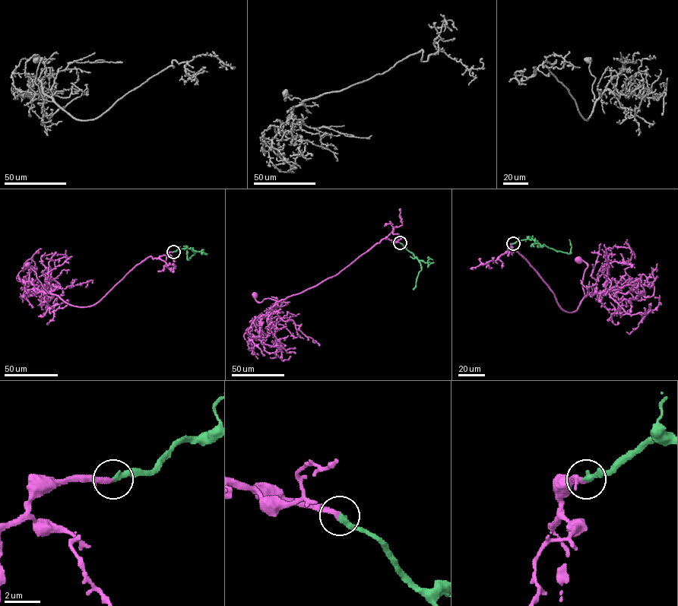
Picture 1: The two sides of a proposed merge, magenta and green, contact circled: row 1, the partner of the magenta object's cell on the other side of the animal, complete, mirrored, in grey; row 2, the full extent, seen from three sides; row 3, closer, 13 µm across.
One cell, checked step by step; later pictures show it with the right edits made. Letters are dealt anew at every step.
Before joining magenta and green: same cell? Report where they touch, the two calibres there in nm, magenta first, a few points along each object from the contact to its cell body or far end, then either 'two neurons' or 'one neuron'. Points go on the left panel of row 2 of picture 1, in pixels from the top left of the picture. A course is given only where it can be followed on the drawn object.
(173, 252) | 240/320 nm | magenta via (173, 252), (153, 258), (148, 257), (88, 306), (67, 303), (49, 293), (28, 265) | green via (173, 252), (190, 249), (194, 254), (188, 259), (188, 249) | one neuron

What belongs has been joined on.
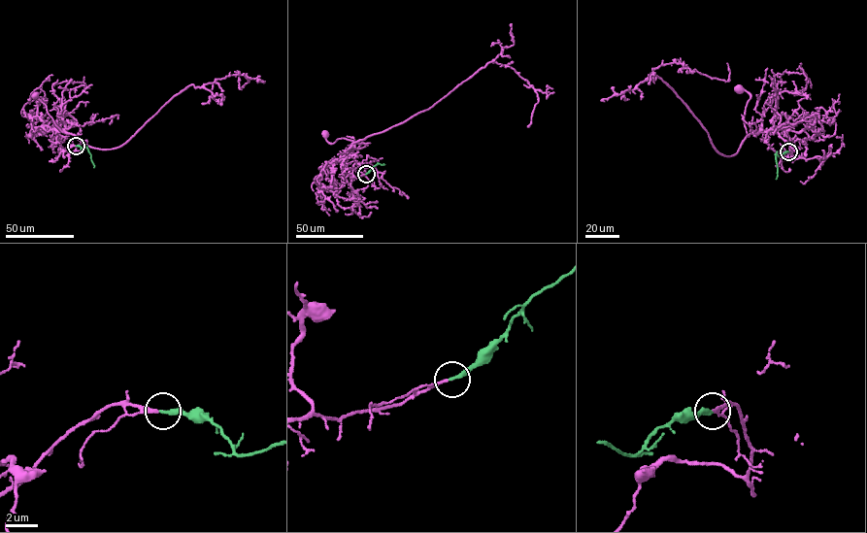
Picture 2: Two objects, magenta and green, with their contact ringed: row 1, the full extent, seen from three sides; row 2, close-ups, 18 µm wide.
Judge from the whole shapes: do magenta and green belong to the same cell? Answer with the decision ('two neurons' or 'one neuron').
one neuron

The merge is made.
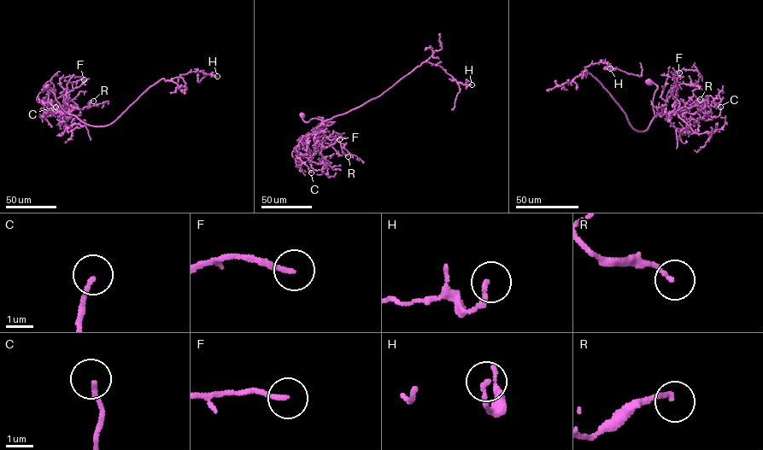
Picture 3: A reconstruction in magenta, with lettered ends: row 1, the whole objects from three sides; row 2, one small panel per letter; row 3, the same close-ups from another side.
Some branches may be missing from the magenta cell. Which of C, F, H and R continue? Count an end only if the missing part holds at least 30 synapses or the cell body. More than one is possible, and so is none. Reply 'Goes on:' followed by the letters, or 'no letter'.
Goes on: no letter

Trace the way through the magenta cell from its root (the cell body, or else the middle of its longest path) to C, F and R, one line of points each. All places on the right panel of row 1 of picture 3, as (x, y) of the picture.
C: (649, 83), (657, 87), (652, 102), (655, 116), (677, 109), (691, 113), (701, 110), (716, 117), (720, 107)
F: (649, 83), (657, 87), (652, 102), (654, 114), (661, 115), (679, 73)
R: (649, 83), (657, 87), (655, 116), (666, 111), (672, 95), (677, 110), (700, 99)

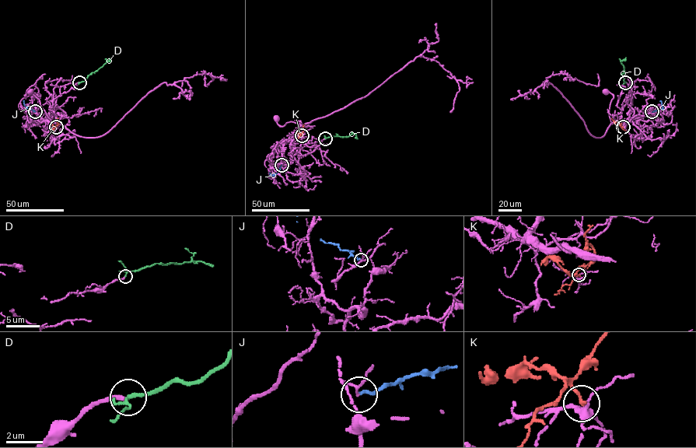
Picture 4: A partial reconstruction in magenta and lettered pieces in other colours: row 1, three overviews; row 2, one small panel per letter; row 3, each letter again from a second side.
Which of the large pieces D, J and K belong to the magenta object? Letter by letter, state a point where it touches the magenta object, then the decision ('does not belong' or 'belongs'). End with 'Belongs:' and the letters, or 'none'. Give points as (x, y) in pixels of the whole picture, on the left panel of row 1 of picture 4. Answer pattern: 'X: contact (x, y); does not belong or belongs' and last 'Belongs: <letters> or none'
D: contact (79, 82); belongs
J: contact (35, 111); does not belong
K: contact (56, 127); does not belong
Belongs: D

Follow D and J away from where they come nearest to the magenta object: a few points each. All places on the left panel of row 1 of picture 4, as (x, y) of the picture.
D: (79, 82), (85, 81), (110, 57)
J: (35, 112), (26, 107), (23, 101)

